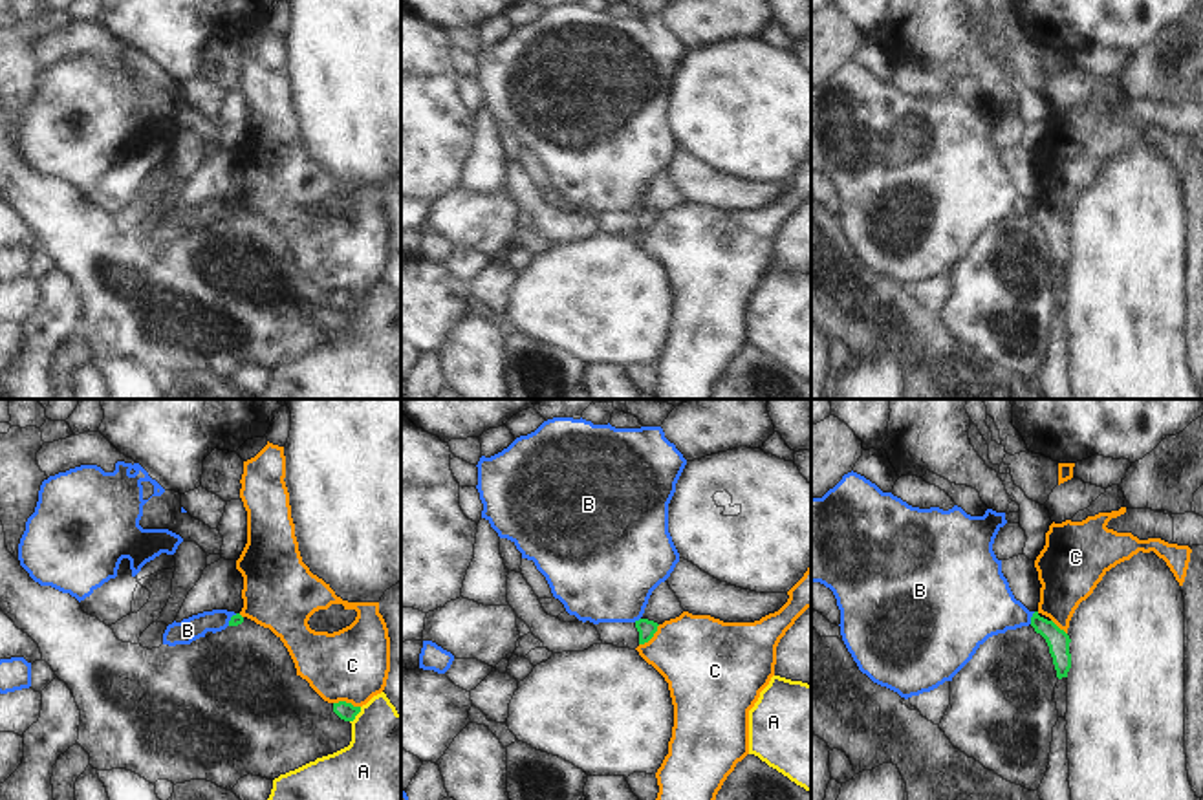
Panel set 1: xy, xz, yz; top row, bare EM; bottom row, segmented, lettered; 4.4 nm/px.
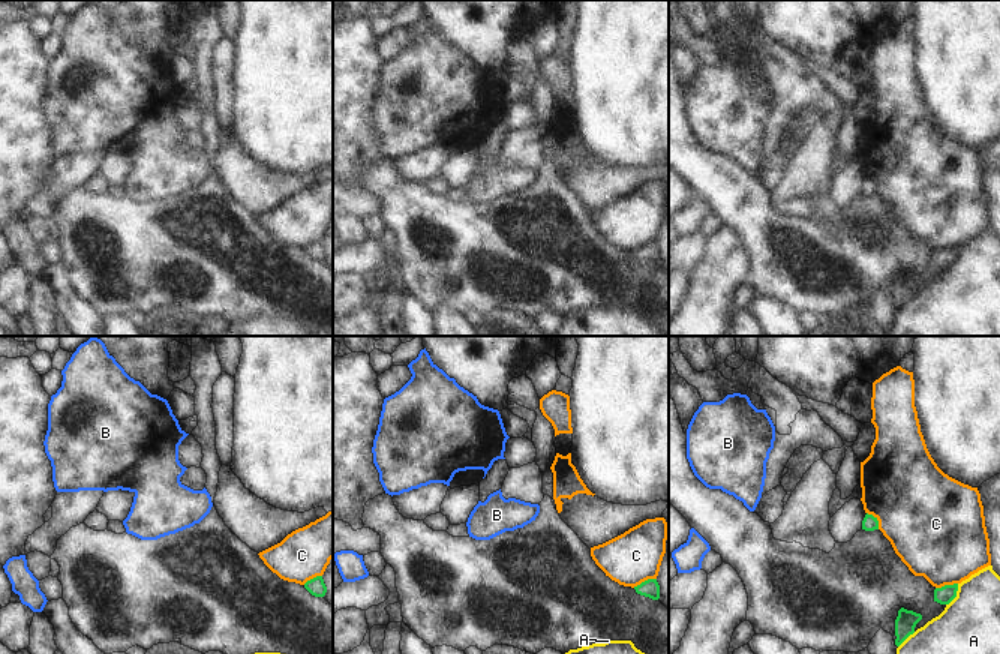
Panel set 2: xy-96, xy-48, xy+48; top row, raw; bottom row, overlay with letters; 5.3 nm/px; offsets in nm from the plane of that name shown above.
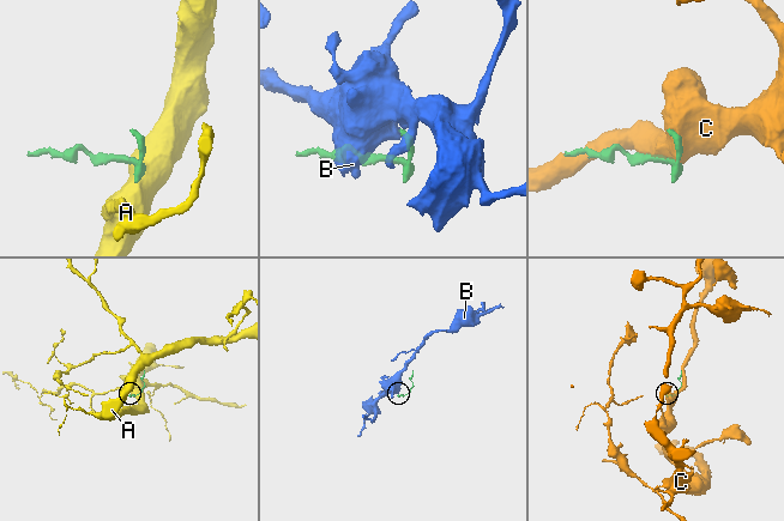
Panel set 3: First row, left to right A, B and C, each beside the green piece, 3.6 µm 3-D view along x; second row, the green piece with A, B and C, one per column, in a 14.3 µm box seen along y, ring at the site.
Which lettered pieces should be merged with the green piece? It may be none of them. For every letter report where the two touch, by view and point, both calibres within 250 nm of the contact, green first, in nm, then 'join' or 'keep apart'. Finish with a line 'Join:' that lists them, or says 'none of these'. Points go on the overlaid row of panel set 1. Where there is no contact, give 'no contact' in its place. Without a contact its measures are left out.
A: meets green in xy at (357, 713); 80 nm thick on the green side, 380 nm on the other; keep apart
B: meets green in yz at (1031, 617); 100 nm thick on the green side, 320 nm on the other; keep apart
C: meets green in xy at (345, 702); 80 nm thick on the green side, 320 nm on the other; keep apart
Join: none of these

